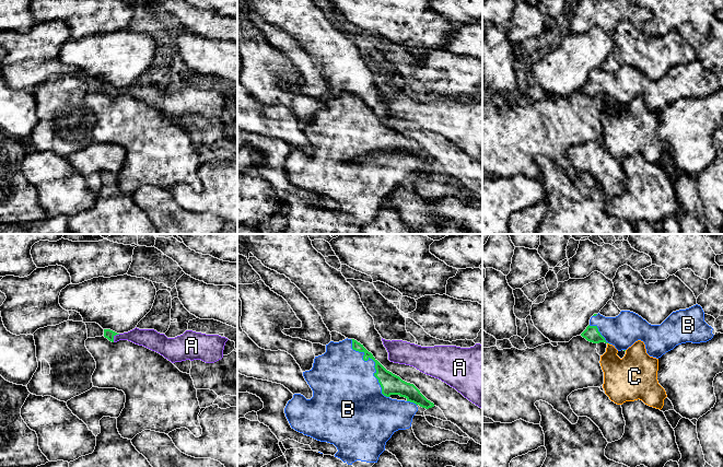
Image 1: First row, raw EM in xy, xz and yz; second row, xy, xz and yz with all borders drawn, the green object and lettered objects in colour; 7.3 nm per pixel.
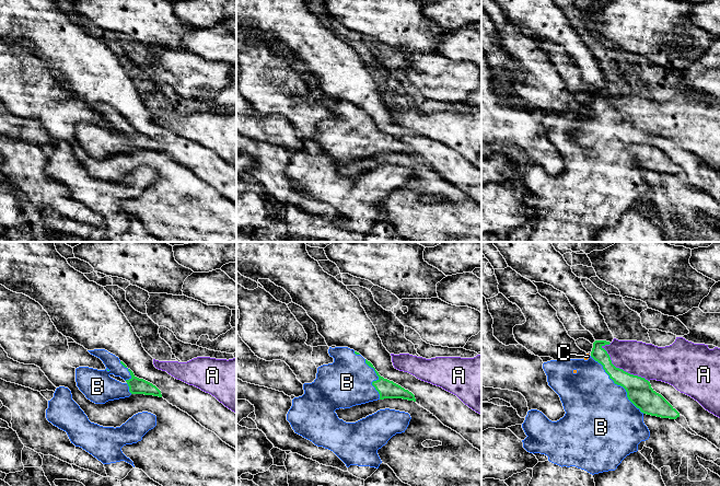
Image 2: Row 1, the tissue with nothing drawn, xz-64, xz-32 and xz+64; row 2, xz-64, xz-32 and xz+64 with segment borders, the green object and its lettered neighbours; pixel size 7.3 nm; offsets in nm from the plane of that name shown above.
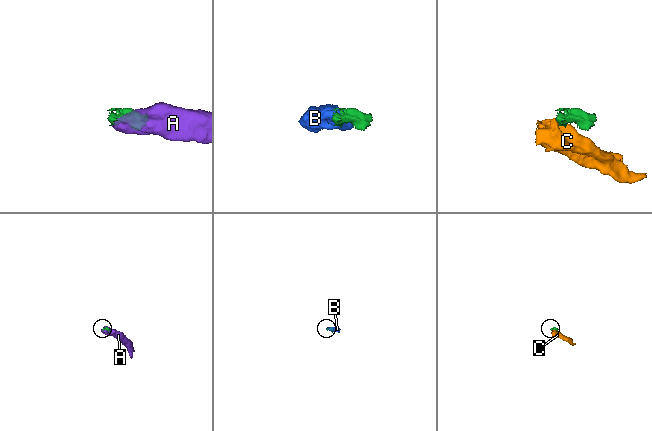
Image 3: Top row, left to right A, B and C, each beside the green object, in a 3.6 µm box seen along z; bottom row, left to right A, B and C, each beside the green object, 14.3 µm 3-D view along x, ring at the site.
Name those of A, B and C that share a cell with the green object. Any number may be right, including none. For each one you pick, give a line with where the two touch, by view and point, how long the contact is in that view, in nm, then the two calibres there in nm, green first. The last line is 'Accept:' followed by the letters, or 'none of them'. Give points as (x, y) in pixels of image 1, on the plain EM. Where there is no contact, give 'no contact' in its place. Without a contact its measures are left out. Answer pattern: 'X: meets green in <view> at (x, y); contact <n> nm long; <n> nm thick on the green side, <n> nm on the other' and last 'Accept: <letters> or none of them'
A: meets green in xy at (113, 92); contact 80 nm long; 70 nm thick on the green side, 130 nm on the other
B: meets green in xz at (375, 118); contact 500 nm long; 150 nm thick on the green side, 400 nm on the other
Accept: A, B

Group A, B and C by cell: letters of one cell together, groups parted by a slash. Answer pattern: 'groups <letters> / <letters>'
groups A B / C

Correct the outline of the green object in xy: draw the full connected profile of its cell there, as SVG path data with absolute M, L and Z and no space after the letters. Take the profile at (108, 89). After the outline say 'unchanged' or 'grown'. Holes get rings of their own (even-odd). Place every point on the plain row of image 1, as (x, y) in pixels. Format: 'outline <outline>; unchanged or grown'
outline M137 82L124 89L104 84L104 92L112 97L128 95L143 101L160 108L172 118L186 115L214 118L223 113L224 101L229 95L219 90L206 90L193 85L186 85L175 93L167 93L154 84L139 84Z; grown

